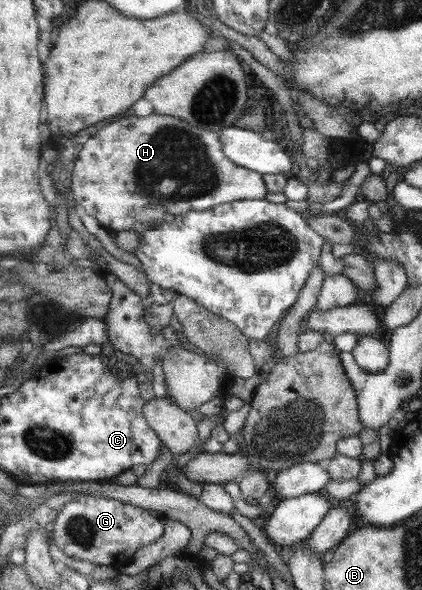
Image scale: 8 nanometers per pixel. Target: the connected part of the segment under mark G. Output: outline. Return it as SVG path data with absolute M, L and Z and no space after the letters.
M77 494L73 501L65 504L64 508L59 511L56 520L51 524L51 531L52 543L68 557L83 559L98 565L120 567L128 565L128 561L134 557L134 553L140 547L152 545L164 535L164 521L161 516L154 515L150 510L119 501L118 499Z

